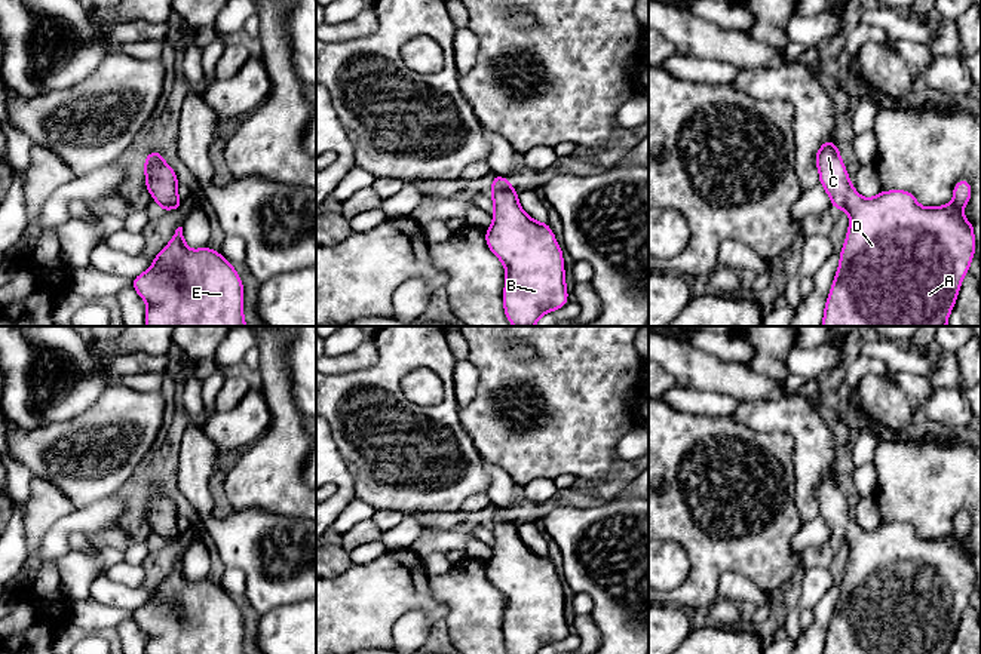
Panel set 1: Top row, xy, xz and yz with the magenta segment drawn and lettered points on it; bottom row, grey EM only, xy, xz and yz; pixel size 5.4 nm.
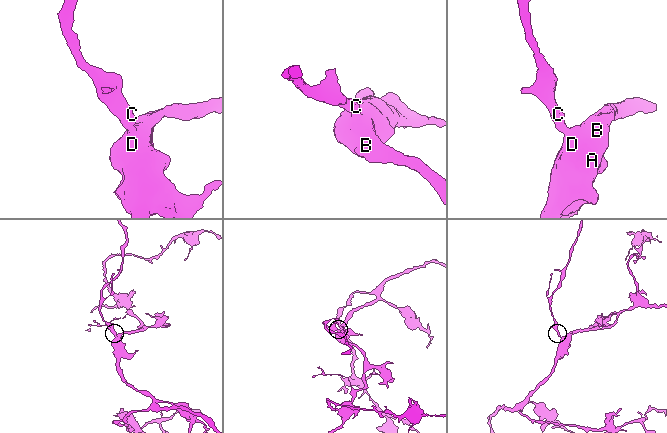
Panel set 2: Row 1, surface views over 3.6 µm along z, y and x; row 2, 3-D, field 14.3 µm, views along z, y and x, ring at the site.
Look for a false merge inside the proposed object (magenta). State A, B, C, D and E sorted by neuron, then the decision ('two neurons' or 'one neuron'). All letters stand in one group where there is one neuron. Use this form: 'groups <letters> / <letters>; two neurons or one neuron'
groups A B C D E; one neuron

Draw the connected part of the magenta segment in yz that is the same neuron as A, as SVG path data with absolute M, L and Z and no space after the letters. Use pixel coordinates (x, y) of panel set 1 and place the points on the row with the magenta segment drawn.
M833 139L822 142L821 148L815 154L815 163L819 171L819 184L825 188L827 194L831 199L831 208L844 209L850 217L846 240L840 251L839 268L836 271L836 277L830 289L827 304L824 307L824 320L821 326L947 326L948 316L956 304L956 297L960 292L960 283L963 277L968 274L969 265L975 254L974 224L963 218L963 206L969 203L972 196L971 182L968 179L959 179L954 184L953 188L954 199L951 203L936 208L925 208L916 202L916 197L911 191L905 190L892 190L892 191L882 190L873 199L864 199L852 187L852 181L849 179L840 151Z

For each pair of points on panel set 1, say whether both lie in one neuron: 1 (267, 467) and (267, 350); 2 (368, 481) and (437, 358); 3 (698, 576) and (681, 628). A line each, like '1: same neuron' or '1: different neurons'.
1: same neuron
2: same neuron
3: different neurons

